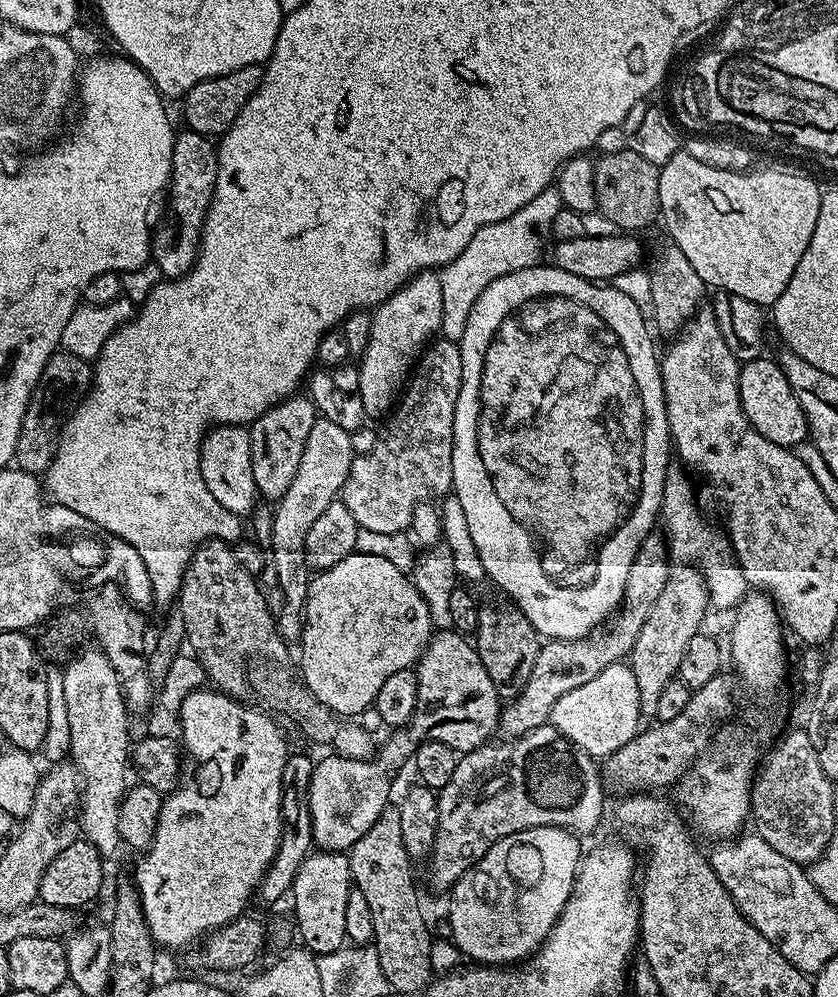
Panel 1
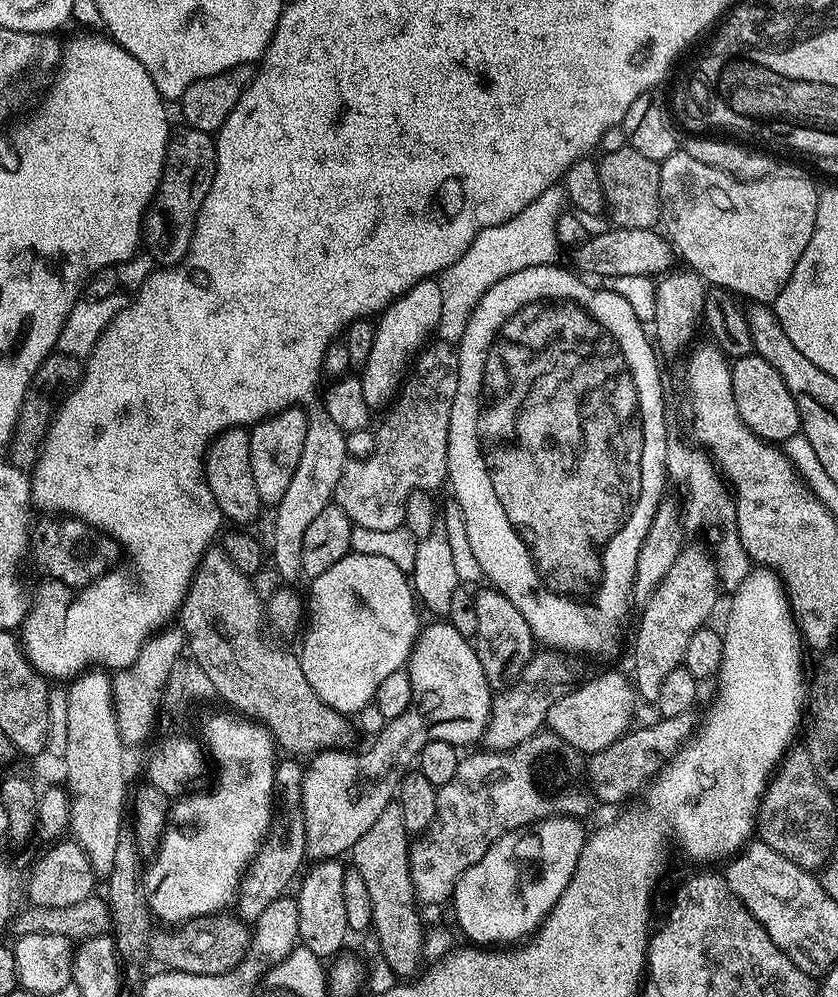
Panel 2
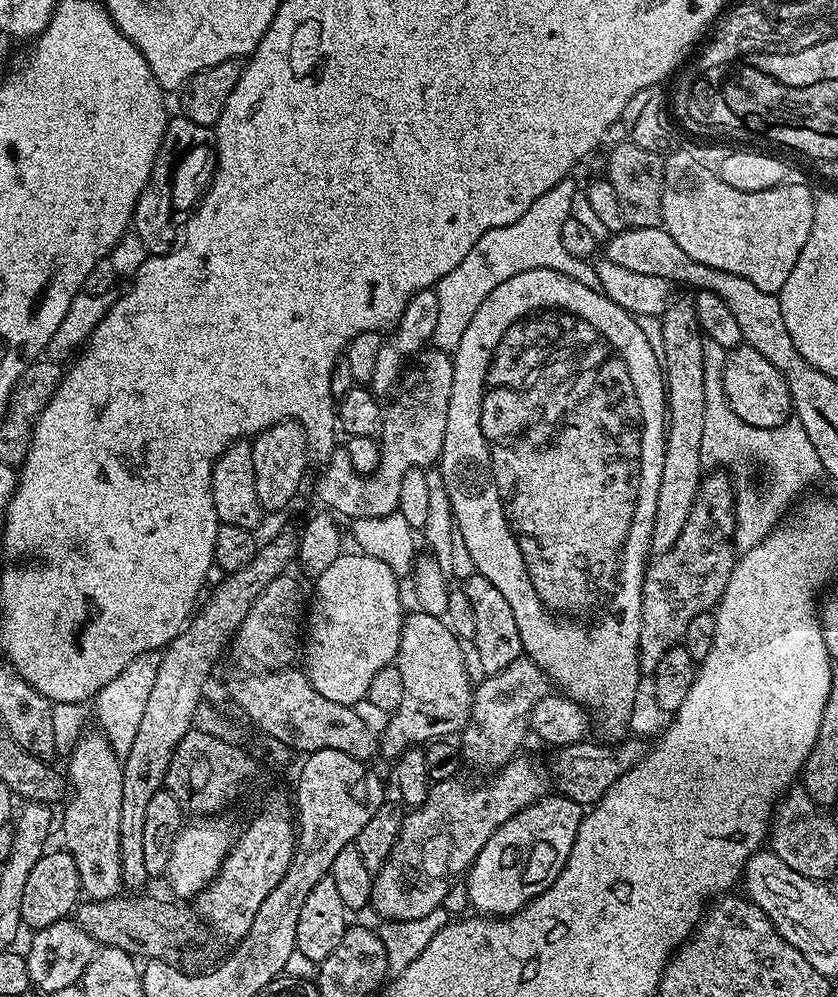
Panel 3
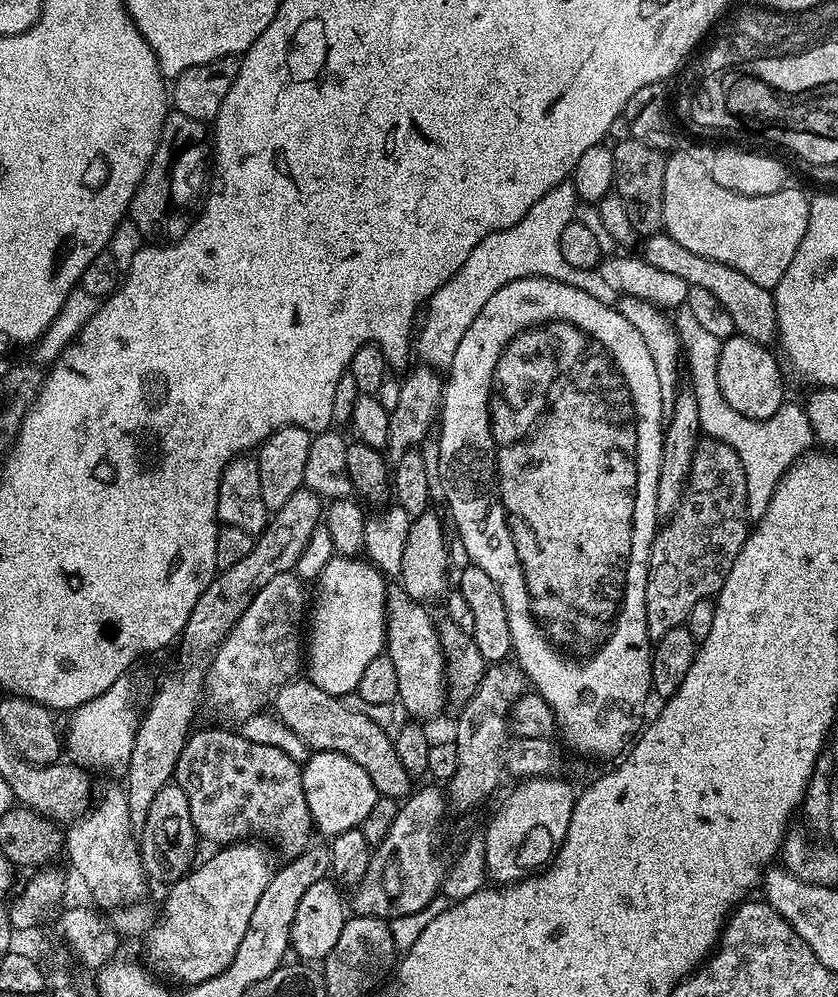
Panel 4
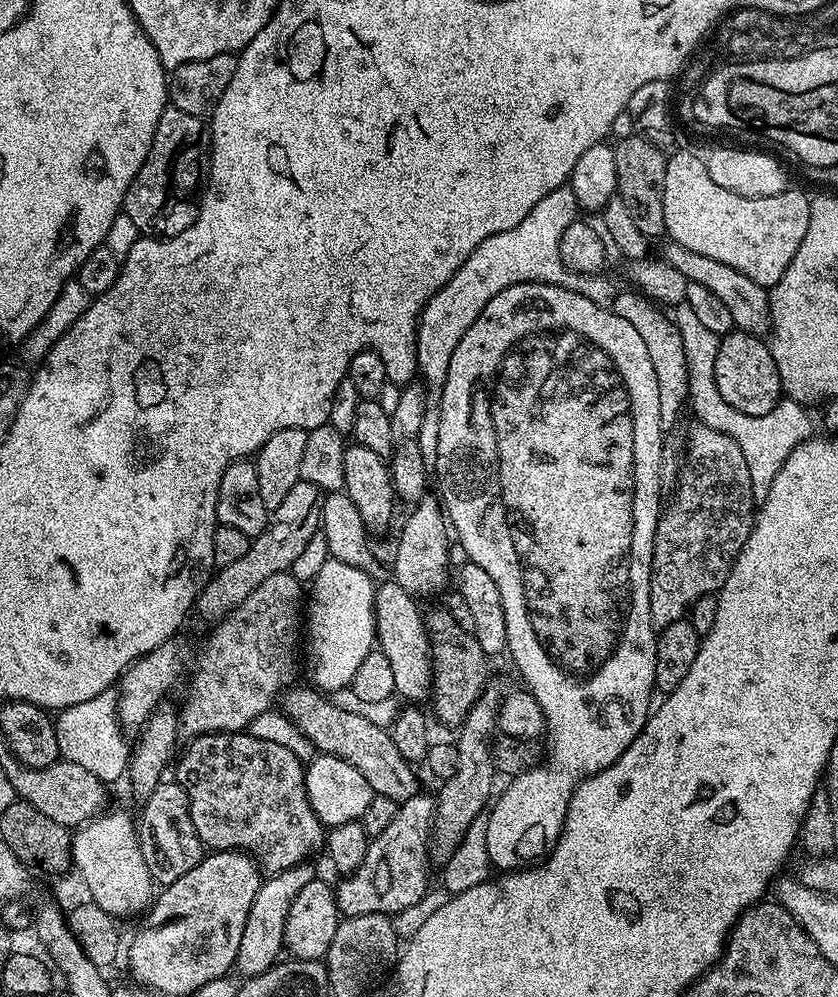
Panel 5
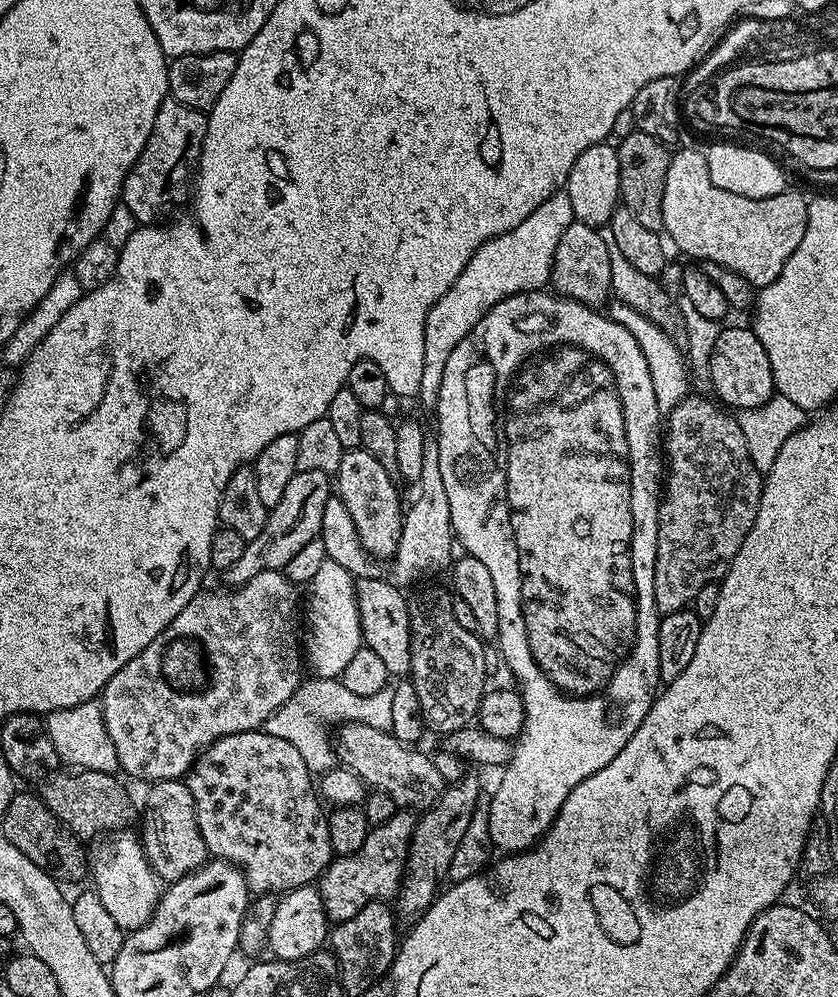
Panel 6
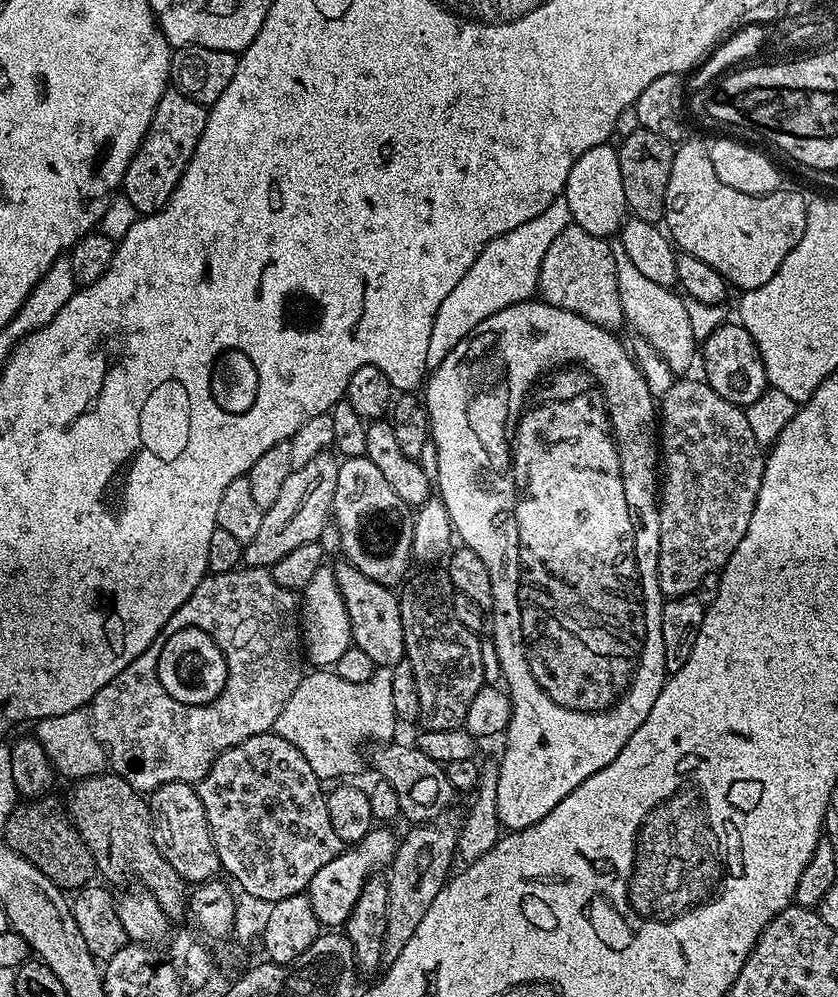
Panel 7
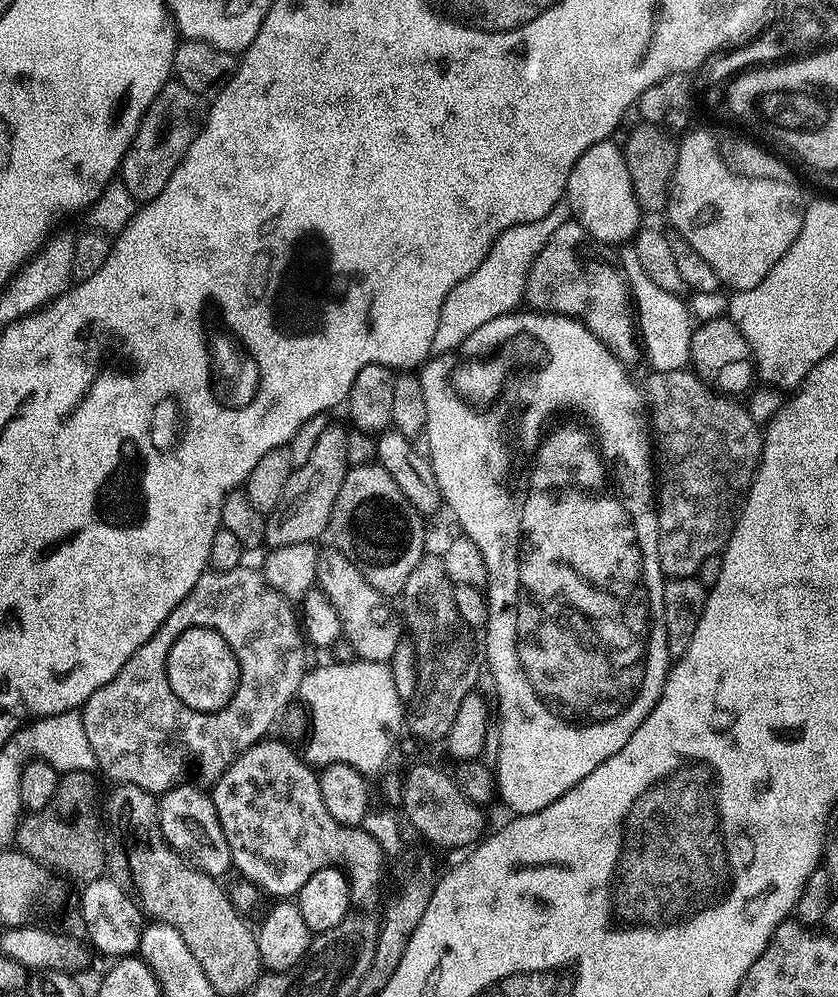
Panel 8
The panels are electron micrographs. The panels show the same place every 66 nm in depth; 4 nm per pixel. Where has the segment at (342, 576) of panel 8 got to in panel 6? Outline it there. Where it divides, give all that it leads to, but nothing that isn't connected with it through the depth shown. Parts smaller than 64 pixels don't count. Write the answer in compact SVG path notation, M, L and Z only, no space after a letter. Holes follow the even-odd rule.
M356 580L356 601L360 615L363 647L374 650L392 678L407 677L411 670L411 626L409 601L395 583L385 580Z

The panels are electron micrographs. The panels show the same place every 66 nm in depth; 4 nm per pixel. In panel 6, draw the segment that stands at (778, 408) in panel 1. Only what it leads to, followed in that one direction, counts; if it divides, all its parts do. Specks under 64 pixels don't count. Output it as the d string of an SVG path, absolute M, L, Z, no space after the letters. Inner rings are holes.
M721 327L710 356L708 379L716 391L715 399L732 410L761 407L773 395L770 358L766 358L766 350L751 327Z

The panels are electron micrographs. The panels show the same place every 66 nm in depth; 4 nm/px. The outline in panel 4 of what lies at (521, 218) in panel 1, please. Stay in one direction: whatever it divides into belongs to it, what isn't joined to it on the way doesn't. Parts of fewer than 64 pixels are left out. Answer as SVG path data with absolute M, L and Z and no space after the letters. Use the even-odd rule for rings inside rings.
M571 179L563 180L554 190L542 194L530 210L526 210L526 218L522 222L514 222L506 230L498 230L474 250L462 262L462 266L451 276L443 286L437 290L426 302L428 314L424 318L424 325L419 325L418 335L414 340L414 352L420 355L423 363L438 370L452 367L454 354L458 354L458 342L462 342L466 330L470 330L474 318L482 311L482 306L515 280L530 278L531 276L545 276L558 282L566 282L566 286L574 286L578 290L586 290L590 298L598 298L598 302L615 305L618 300L613 287L609 287L596 268L579 268L570 266L566 258L562 258L562 230L572 221L575 214L578 197ZM420 332L420 337L419 336ZM417 339L417 340L416 340Z

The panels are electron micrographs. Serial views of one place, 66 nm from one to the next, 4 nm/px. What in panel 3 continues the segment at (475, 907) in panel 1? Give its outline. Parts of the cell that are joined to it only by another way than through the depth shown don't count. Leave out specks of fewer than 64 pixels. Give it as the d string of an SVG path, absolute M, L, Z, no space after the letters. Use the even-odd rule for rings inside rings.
M545 794L510 818L482 846L467 873L468 900L475 911L492 918L510 916L544 892L566 866L578 834L581 805L563 794Z

